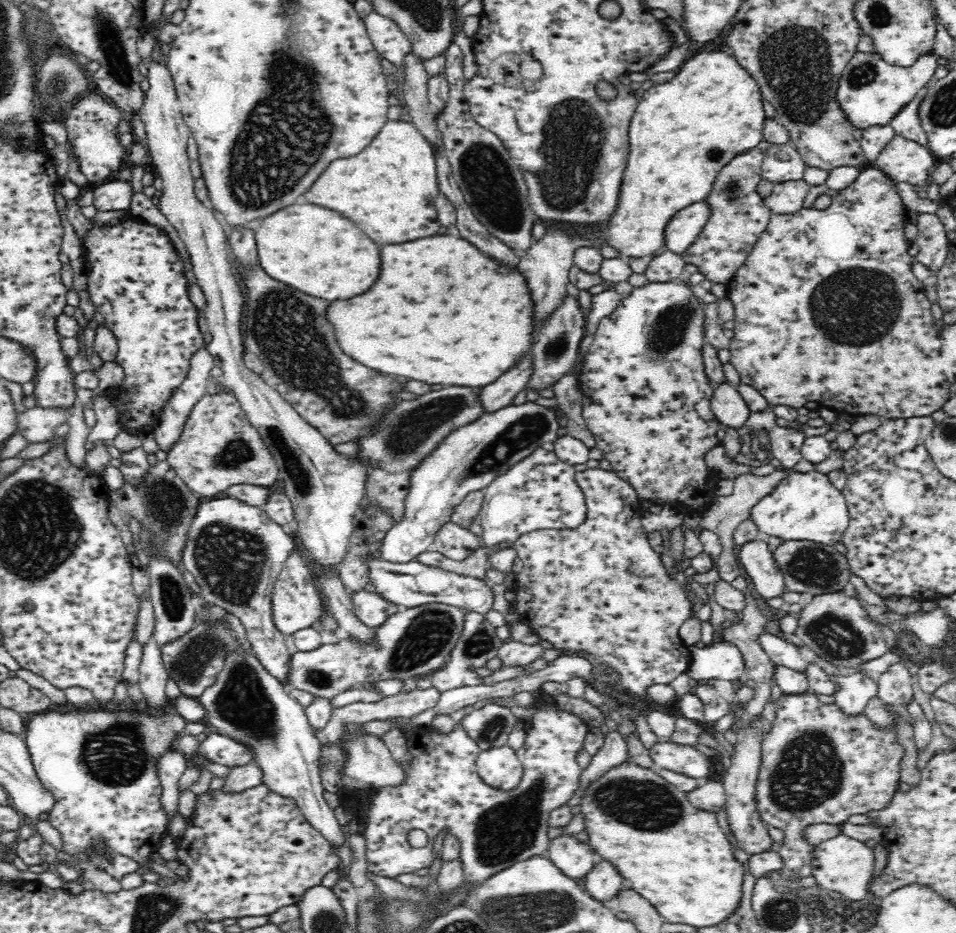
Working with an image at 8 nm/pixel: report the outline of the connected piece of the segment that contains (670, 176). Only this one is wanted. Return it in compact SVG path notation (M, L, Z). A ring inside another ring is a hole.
M712 51L699 53L683 62L678 68L678 74L672 80L664 84L656 83L652 88L645 90L644 95L638 101L638 106L632 115L628 127L628 142L630 142L630 152L628 152L628 162L626 170L620 182L620 192L617 194L617 203L612 214L605 224L604 245L610 248L616 248L622 259L628 258L654 258L666 249L666 228L679 210L686 208L689 204L706 199L713 188L713 182L716 180L721 168L724 168L731 158L737 154L748 150L750 147L757 146L762 141L762 123L766 118L764 115L763 104L760 104L760 89L757 88L756 82L749 76L748 72L741 68L732 55L724 51Z

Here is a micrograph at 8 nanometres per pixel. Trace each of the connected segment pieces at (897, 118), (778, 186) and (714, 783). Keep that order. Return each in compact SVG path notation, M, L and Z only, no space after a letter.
M926 88L920 89L905 105L900 107L900 110L896 111L896 114L890 118L888 123L894 129L895 134L914 139L927 148L919 111L926 93Z
M792 179L775 183L770 194L763 201L772 213L792 214L803 208L809 193L809 186L804 179Z
M709 779L698 788L685 792L685 799L694 807L706 812L718 814L726 804L725 790L720 780Z

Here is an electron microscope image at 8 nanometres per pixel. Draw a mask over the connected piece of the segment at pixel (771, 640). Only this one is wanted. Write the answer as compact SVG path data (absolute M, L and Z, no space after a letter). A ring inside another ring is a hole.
M766 630L757 634L757 639L766 657L777 665L790 667L792 670L806 672L806 662L798 653L799 647L791 644L786 638L779 638Z

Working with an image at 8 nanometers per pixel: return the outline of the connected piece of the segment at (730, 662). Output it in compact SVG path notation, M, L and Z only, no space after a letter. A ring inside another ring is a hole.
M725 640L706 647L692 645L690 649L691 663L686 673L690 680L727 680L737 684L745 673L742 653Z

